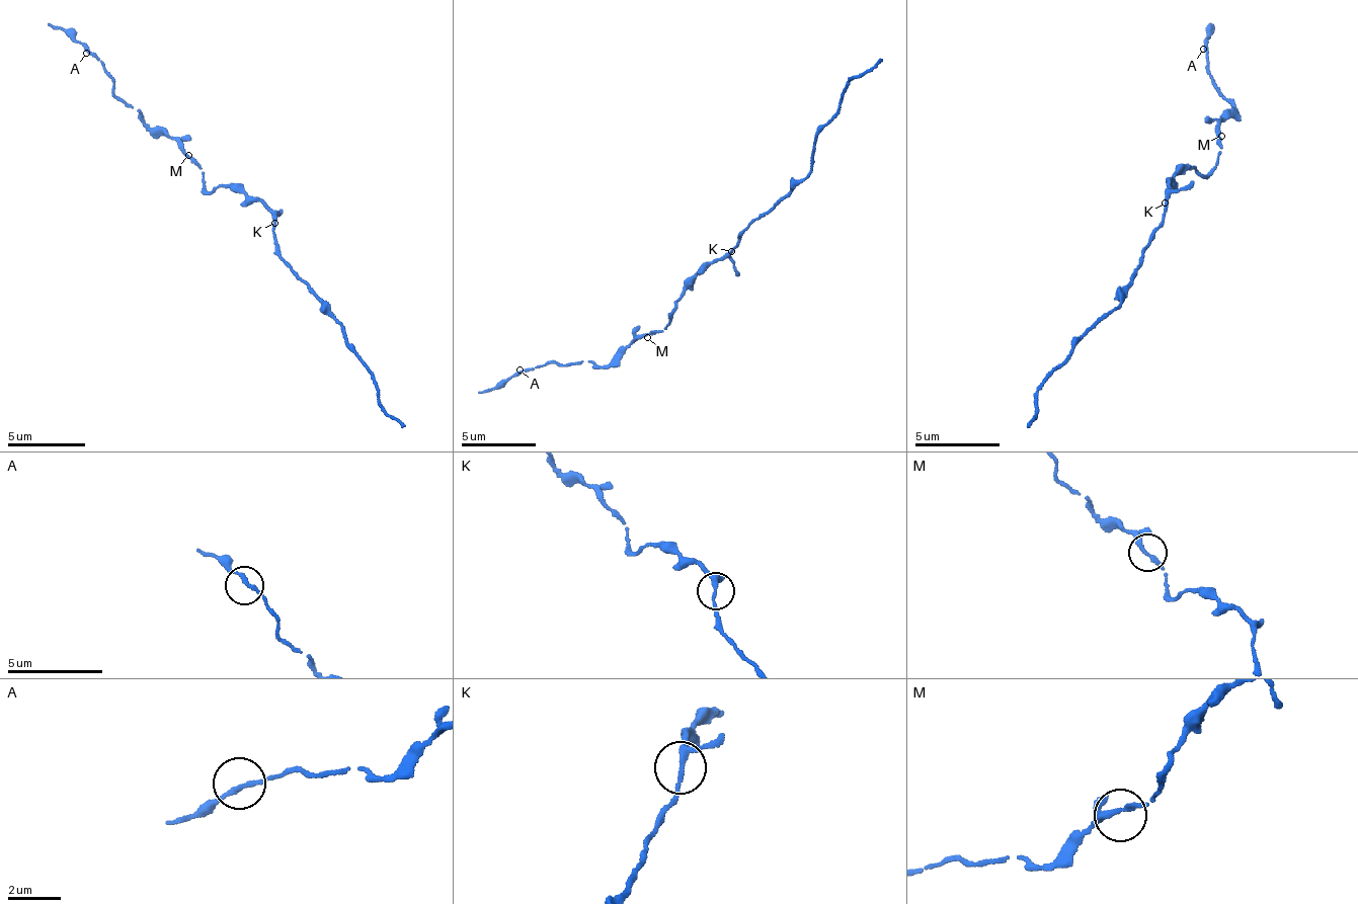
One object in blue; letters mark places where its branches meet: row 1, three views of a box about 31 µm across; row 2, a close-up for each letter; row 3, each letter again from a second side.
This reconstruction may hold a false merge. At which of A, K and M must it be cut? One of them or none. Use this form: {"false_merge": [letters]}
{"false_merge": []}

